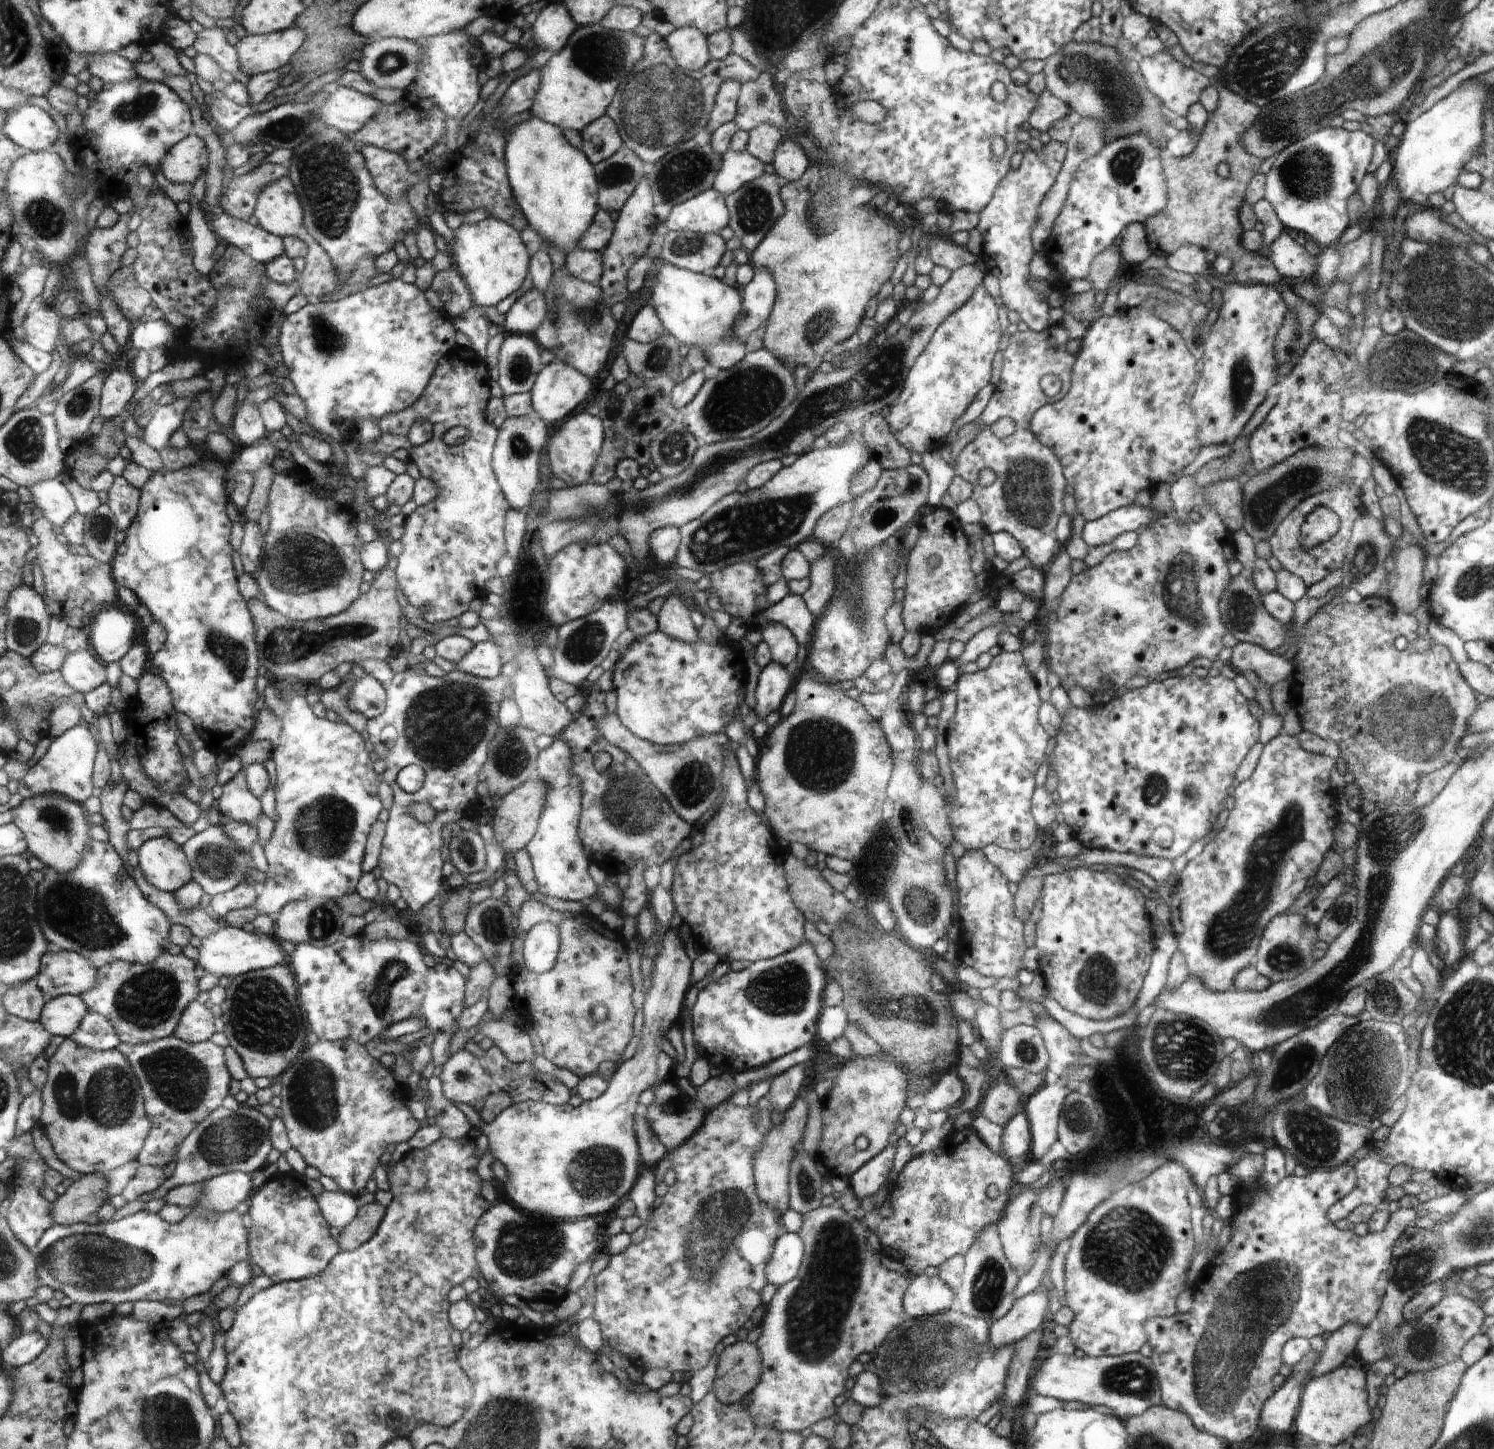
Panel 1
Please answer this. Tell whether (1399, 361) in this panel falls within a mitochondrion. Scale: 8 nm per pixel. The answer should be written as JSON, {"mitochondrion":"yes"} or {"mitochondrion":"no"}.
{"mitochondrion":"yes"}

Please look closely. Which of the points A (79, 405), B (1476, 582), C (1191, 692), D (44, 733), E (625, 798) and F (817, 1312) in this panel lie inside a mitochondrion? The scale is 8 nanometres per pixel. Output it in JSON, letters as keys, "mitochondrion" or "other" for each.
{"A":"mitochondrion","B":"mitochondrion","C":"other","D":"other","E":"mitochondrion","F":"mitochondrion"}

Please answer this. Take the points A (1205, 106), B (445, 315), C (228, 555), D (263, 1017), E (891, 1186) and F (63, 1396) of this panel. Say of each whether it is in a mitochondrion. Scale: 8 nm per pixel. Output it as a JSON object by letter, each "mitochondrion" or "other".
{"A":"other","B":"other","C":"other","D":"mitochondrion","E":"other","F":"other"}

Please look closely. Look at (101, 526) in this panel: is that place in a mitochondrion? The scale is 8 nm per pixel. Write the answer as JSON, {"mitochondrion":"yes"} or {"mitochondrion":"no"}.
{"mitochondrion":"yes"}

